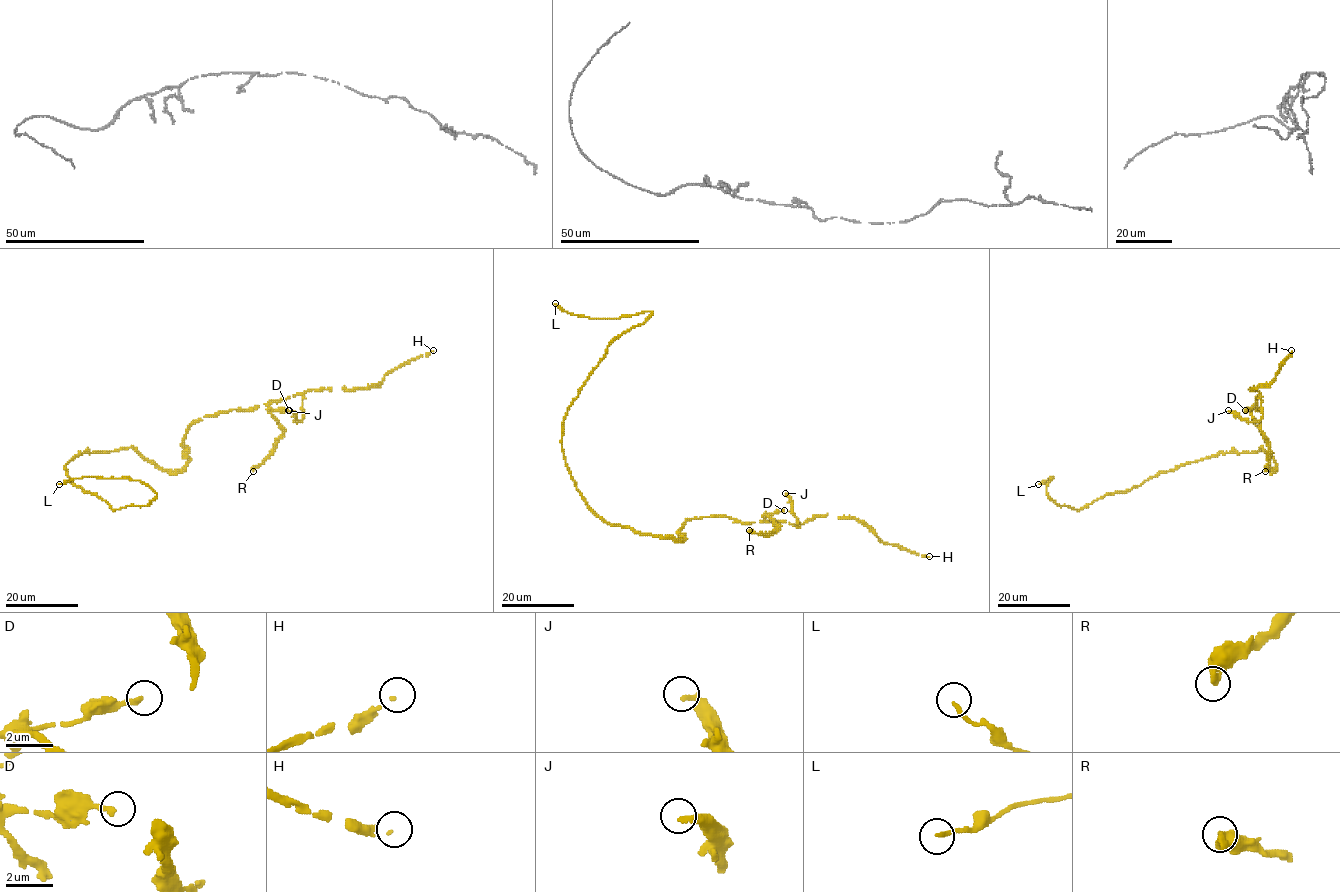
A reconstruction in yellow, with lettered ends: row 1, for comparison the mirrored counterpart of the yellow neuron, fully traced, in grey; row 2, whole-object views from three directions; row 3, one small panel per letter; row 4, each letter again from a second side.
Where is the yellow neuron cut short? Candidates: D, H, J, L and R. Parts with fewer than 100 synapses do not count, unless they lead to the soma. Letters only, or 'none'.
H

